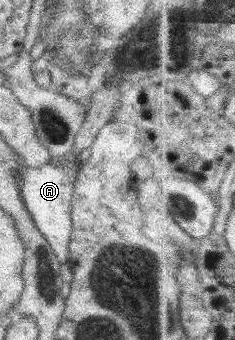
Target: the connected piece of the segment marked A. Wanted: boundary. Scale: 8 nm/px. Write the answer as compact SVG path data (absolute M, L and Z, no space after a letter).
M50 163L30 168L23 164L23 169L18 177L23 204L29 211L29 216L33 218L37 230L41 232L57 256L61 267L66 267L69 261L69 243L72 235L70 199L73 195L74 181L78 176L78 168L79 165L61 169L61 167Z

